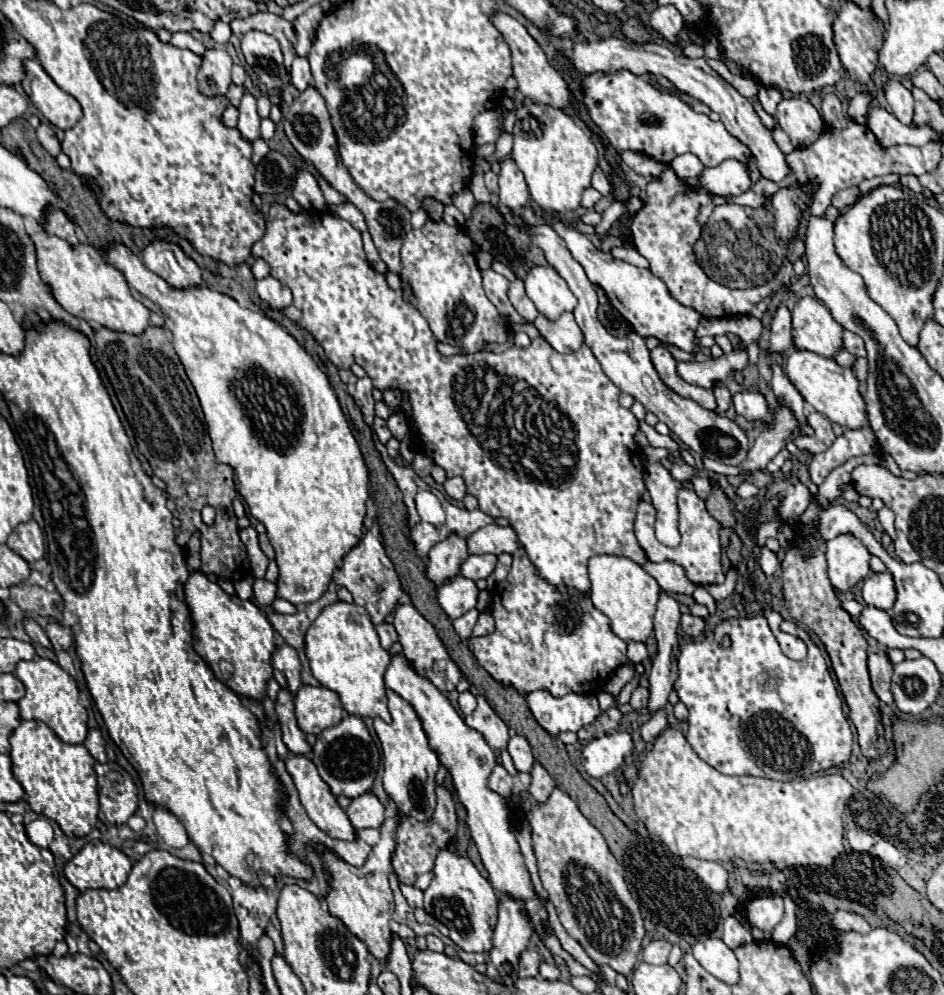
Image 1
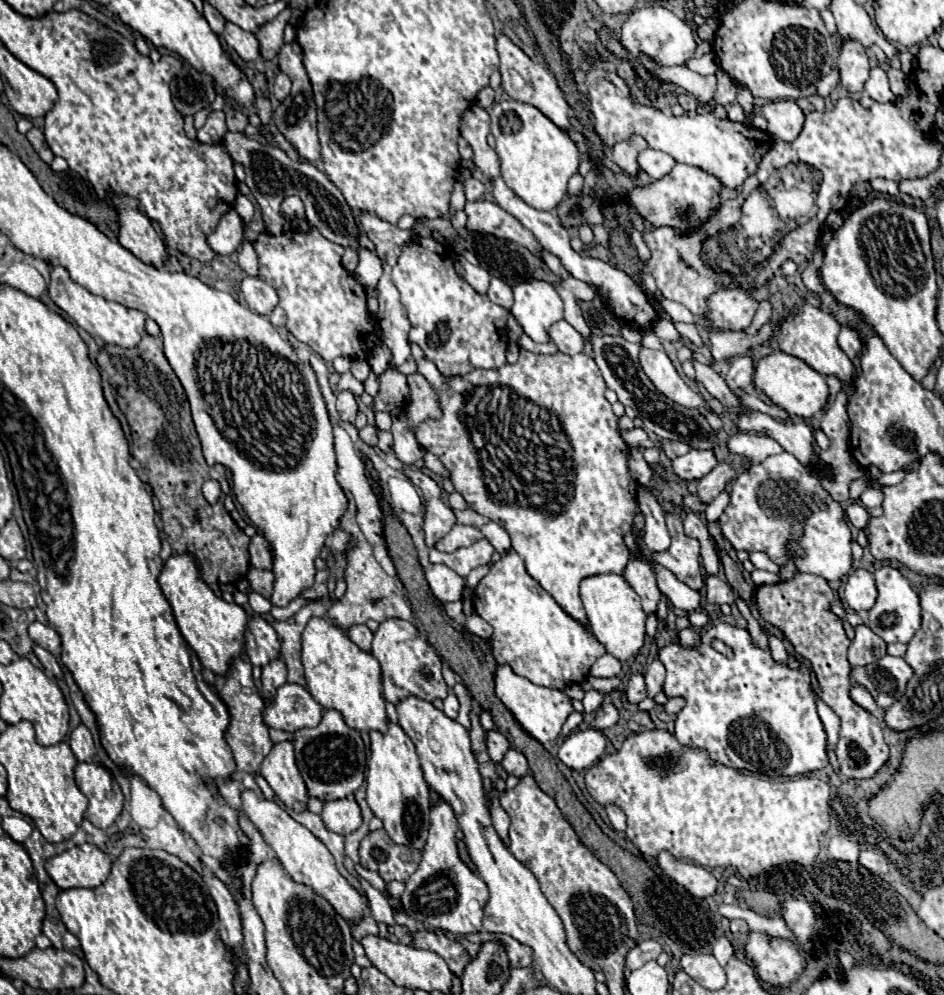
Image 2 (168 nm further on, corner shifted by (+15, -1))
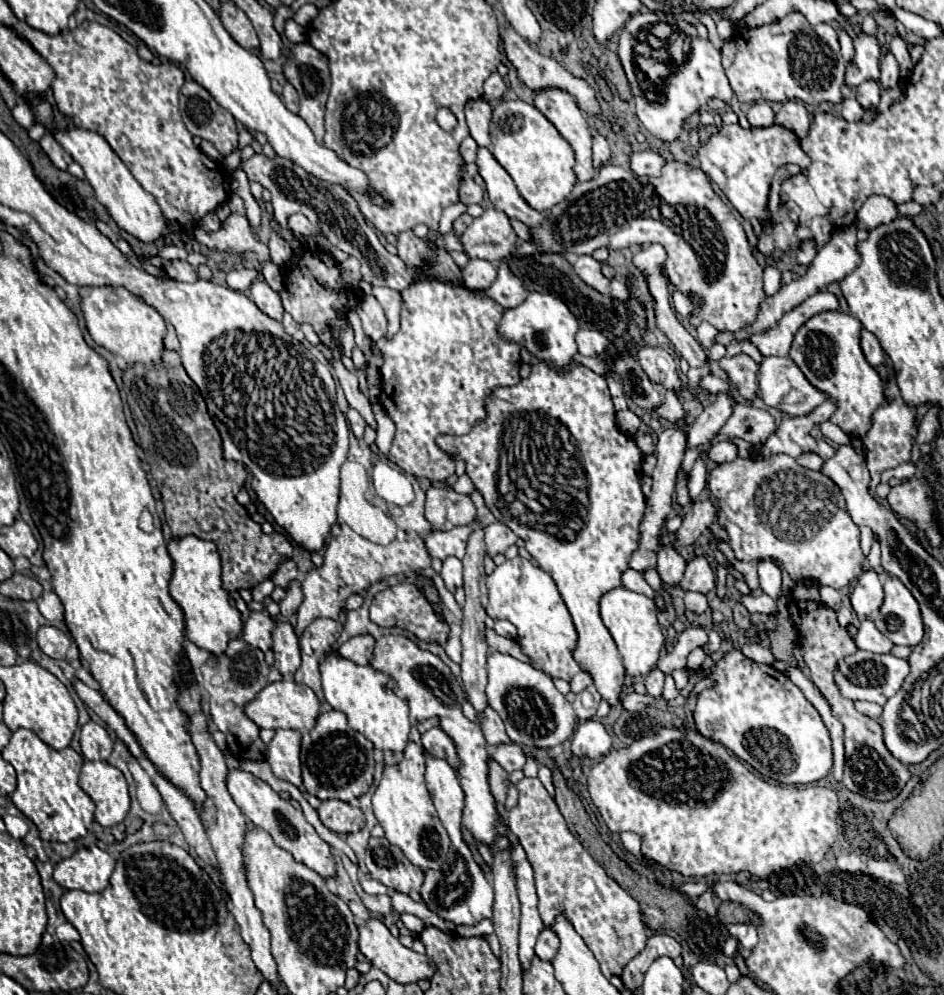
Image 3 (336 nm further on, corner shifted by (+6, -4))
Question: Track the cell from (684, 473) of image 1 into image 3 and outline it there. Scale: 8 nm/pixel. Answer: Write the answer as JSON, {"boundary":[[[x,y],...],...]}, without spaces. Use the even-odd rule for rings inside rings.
{"boundary":[[[721,441],[721,443],[713,445],[713,447],[707,451],[707,457],[709,457],[713,463],[717,463],[717,465],[727,463],[727,461],[733,461],[733,459],[737,459],[737,447],[735,447],[733,443],[729,443],[729,441]]]}

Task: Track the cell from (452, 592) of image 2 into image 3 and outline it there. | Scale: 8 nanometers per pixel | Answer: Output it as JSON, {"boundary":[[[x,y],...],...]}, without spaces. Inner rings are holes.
{"boundary":[[[447,557],[443,561],[443,569],[439,575],[451,593],[455,593],[459,587],[463,587],[463,563],[457,557]]]}

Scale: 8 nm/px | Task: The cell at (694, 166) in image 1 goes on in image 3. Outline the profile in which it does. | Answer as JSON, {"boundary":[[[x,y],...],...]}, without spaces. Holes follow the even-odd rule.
{"boundary":[[[645,149],[645,151],[631,155],[633,173],[645,175],[645,177],[659,177],[665,163],[667,163],[667,159],[663,155],[659,155],[657,151],[651,151],[651,149]]]}

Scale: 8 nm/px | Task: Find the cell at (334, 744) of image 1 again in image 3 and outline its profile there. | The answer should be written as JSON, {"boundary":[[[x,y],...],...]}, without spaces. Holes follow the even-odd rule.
{"boundary":[[[327,711],[327,713],[323,713],[321,719],[317,719],[317,725],[309,733],[303,733],[303,741],[301,741],[303,785],[305,785],[309,795],[319,797],[321,801],[327,801],[327,799],[351,801],[355,797],[361,797],[363,793],[369,791],[369,787],[373,783],[373,767],[375,767],[373,743],[369,743],[369,739],[365,739],[365,735],[353,731],[347,725],[347,717],[341,711]]]}

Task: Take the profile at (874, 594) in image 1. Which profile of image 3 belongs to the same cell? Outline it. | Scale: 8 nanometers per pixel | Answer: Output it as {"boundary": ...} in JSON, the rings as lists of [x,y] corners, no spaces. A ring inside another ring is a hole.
{"boundary":[[[873,569],[865,571],[859,577],[859,581],[851,593],[853,611],[857,613],[859,619],[867,619],[879,611],[881,603],[883,603],[883,585]]]}

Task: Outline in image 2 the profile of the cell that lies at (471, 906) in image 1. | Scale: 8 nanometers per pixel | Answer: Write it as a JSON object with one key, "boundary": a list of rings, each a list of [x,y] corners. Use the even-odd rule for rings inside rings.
{"boundary":[[[440,798],[430,808],[430,836],[422,852],[418,870],[406,880],[406,890],[400,898],[404,910],[414,920],[424,920],[430,928],[442,928],[456,934],[482,930],[484,904],[488,902],[488,886],[476,876],[458,856],[456,848],[458,822],[452,806]]]}

